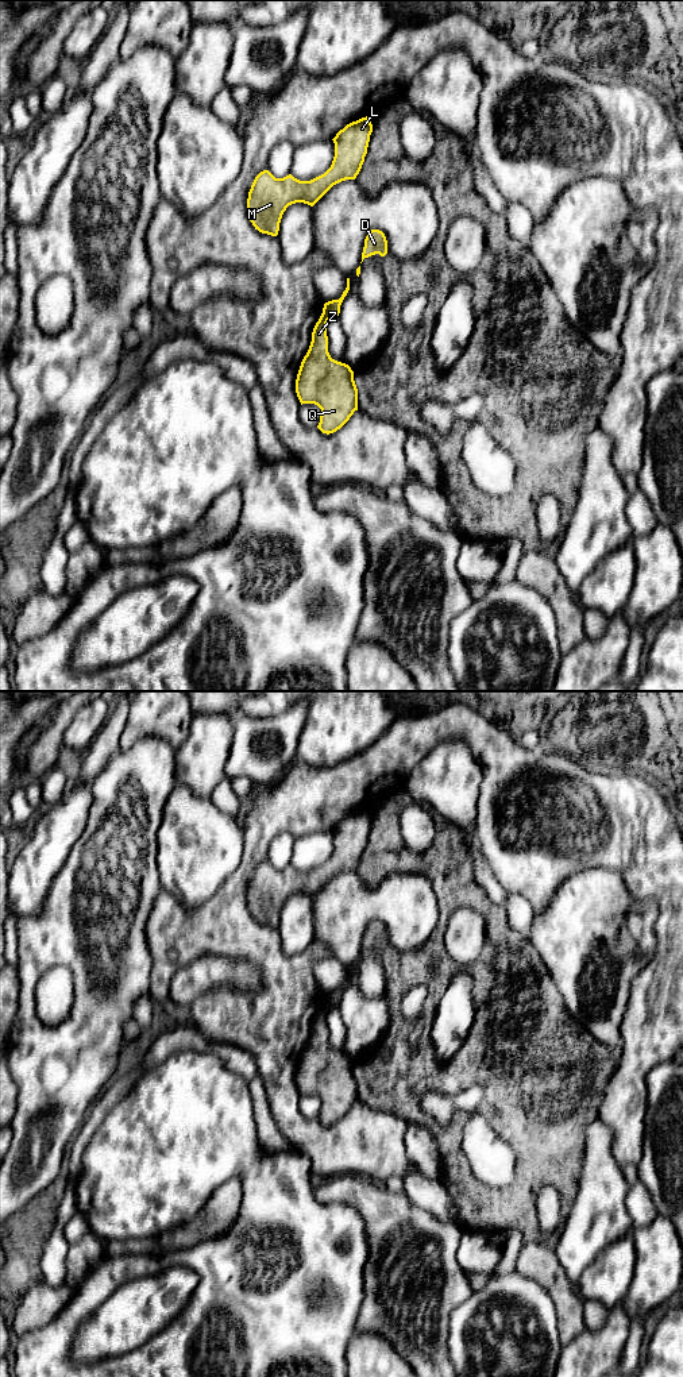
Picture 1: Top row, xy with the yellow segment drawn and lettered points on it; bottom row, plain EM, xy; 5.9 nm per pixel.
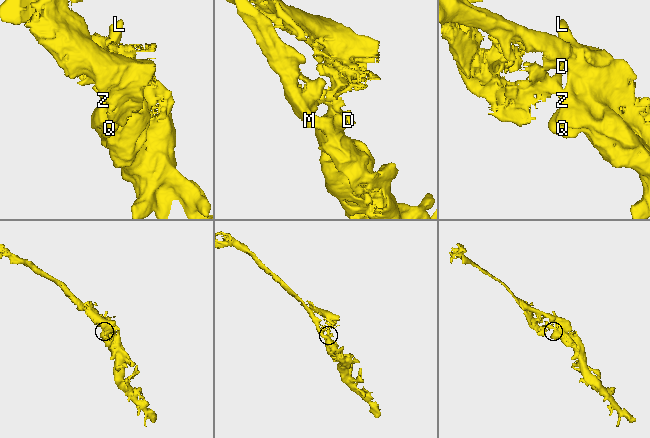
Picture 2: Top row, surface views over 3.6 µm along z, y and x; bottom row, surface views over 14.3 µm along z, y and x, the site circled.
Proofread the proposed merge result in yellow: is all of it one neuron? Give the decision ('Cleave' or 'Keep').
Cleave

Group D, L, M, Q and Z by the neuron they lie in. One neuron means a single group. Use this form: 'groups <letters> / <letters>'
groups D / L M Q Z

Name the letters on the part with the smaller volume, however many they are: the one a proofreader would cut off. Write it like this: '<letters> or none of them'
D

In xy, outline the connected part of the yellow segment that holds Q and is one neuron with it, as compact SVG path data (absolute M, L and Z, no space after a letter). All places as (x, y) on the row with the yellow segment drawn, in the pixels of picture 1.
M321 313L297 374L296 393L301 405L315 404L321 409L317 428L329 435L358 410L358 389L351 367L328 352L327 323Z

